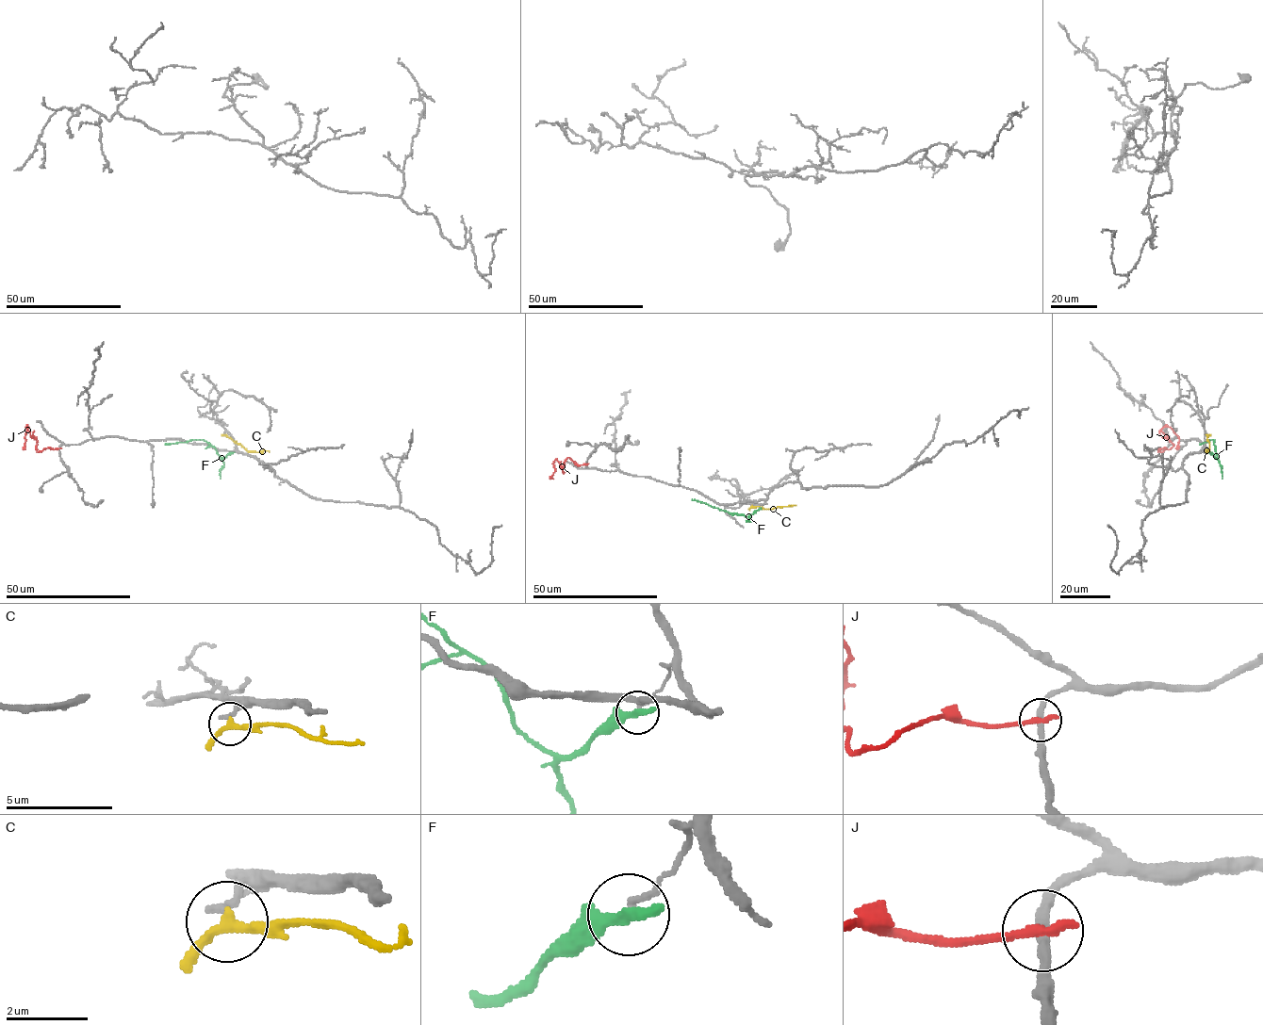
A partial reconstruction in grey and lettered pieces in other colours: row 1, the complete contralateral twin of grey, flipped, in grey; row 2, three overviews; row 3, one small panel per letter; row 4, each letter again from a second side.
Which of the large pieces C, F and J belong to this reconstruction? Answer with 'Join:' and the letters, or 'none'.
Join: none

